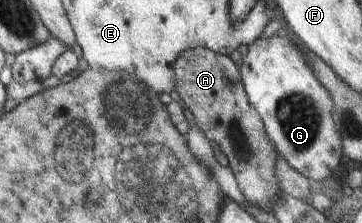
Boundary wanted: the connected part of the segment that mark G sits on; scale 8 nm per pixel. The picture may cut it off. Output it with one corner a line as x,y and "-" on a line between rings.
286,34
256,39
247,50
239,66
242,85
250,105
264,123
269,141
297,173
326,183
343,156
330,93
314,77
308,61

